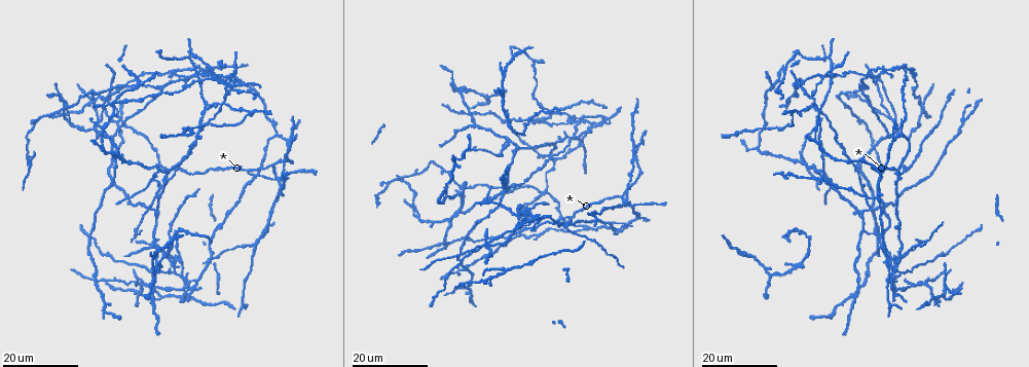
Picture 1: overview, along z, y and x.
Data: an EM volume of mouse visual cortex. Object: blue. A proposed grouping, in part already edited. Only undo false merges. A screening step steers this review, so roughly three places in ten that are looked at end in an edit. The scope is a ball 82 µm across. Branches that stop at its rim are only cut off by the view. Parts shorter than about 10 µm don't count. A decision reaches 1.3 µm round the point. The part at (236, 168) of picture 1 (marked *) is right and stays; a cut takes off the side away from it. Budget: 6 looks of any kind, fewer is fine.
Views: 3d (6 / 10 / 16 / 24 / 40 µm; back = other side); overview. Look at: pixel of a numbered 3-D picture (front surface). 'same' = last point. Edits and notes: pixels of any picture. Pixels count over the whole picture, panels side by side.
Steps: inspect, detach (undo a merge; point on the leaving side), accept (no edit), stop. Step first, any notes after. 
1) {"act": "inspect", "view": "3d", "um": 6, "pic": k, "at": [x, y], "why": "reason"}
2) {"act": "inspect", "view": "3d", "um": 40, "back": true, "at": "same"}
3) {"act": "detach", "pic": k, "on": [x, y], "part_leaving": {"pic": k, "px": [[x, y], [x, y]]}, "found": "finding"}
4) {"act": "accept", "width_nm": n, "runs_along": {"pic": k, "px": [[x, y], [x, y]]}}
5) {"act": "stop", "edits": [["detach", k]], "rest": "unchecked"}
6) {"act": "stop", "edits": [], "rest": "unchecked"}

{"act": "inspect", "view": "3d", "um": 16, "pic": 1, "at": [475, 124], "why": "three arms meet"}

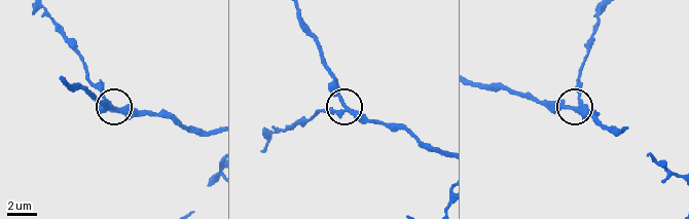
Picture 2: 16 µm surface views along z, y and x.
{"act": "inspect", "view": "3d", "um": 10, "pic": 2, "at": [343, 110], "why": "zoom in"}

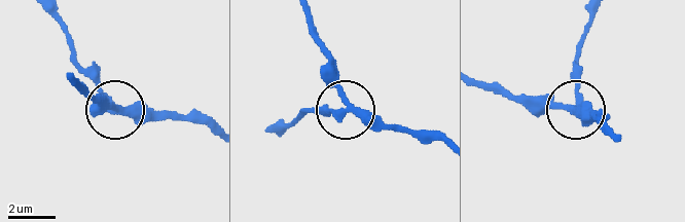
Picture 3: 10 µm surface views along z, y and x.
{"act": "inspect", "view": "3d", "um": 6, "pic": 3, "at": [343, 108]}

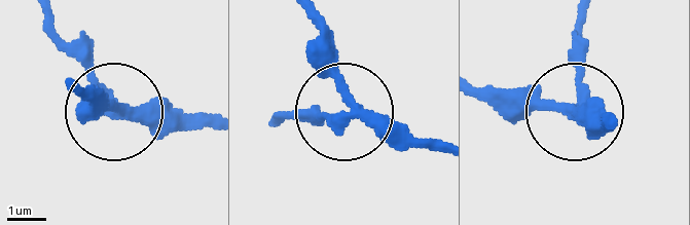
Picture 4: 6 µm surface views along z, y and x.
{"act": "accept", "arms": 3, "found": "one cell here"}

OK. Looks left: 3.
{"act": "inspect", "view": "3d", "um": 24, "pic": 1, "at": [203, 110], "why": "two arms in line, one across"}

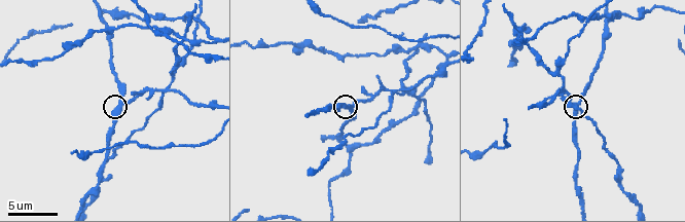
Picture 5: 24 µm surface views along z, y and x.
{"act": "inspect", "view": "3d", "um": 6, "pic": 5, "at": [121, 107], "why": "closer look"}

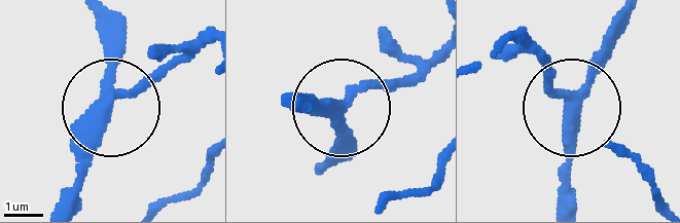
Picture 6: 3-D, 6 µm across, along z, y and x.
{"act": "inspect", "view": "3d", "um": 6, "back": true, "pic": 6, "at": [335, 113]}

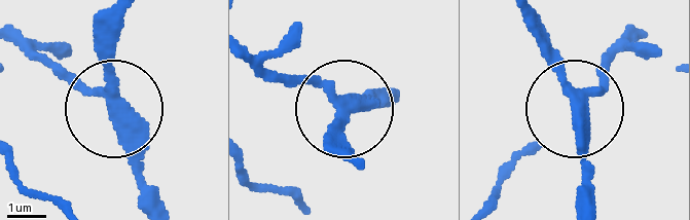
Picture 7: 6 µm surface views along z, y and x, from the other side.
{"act": "accept", "runs_along": {"pic": 7, "px": [[23, 40], [108, 100], [111, 21]]}, "found": "continuous, no second cell"}

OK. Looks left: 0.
{"act": "stop", "edits": [], "rest": "unchecked"}

